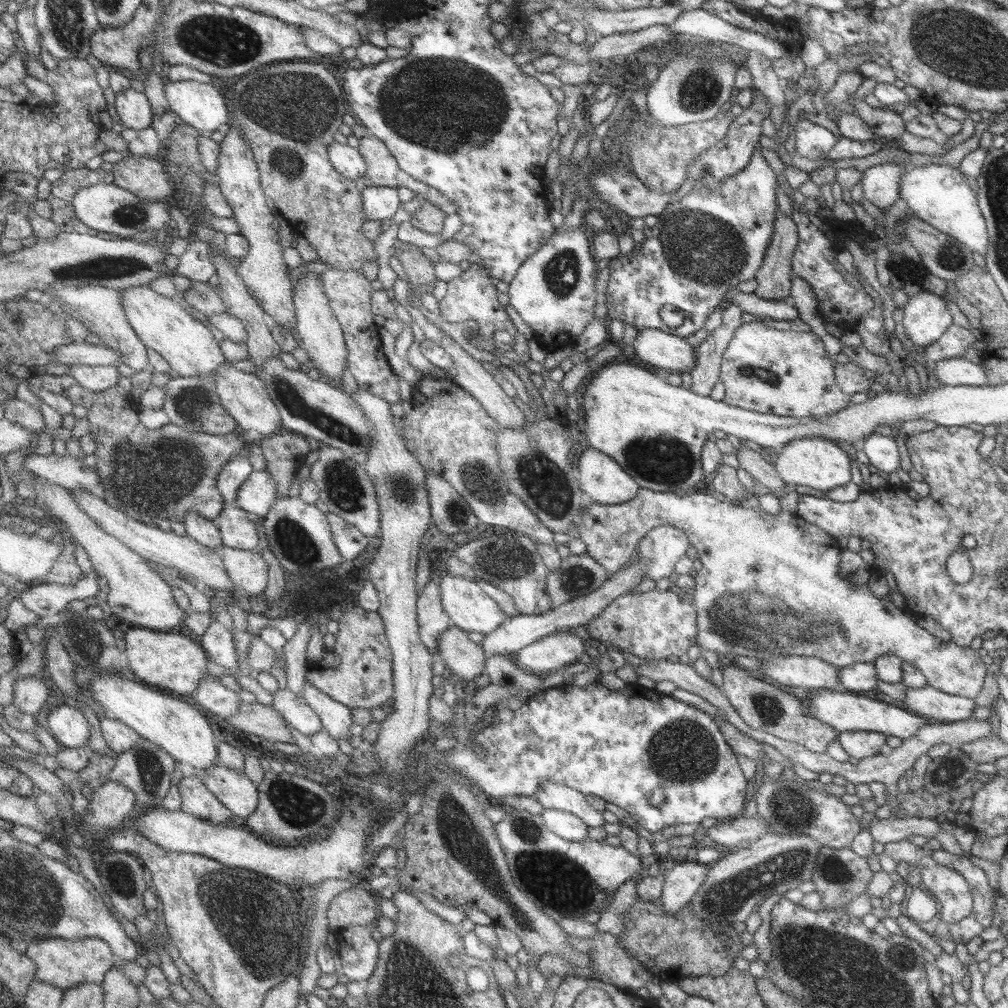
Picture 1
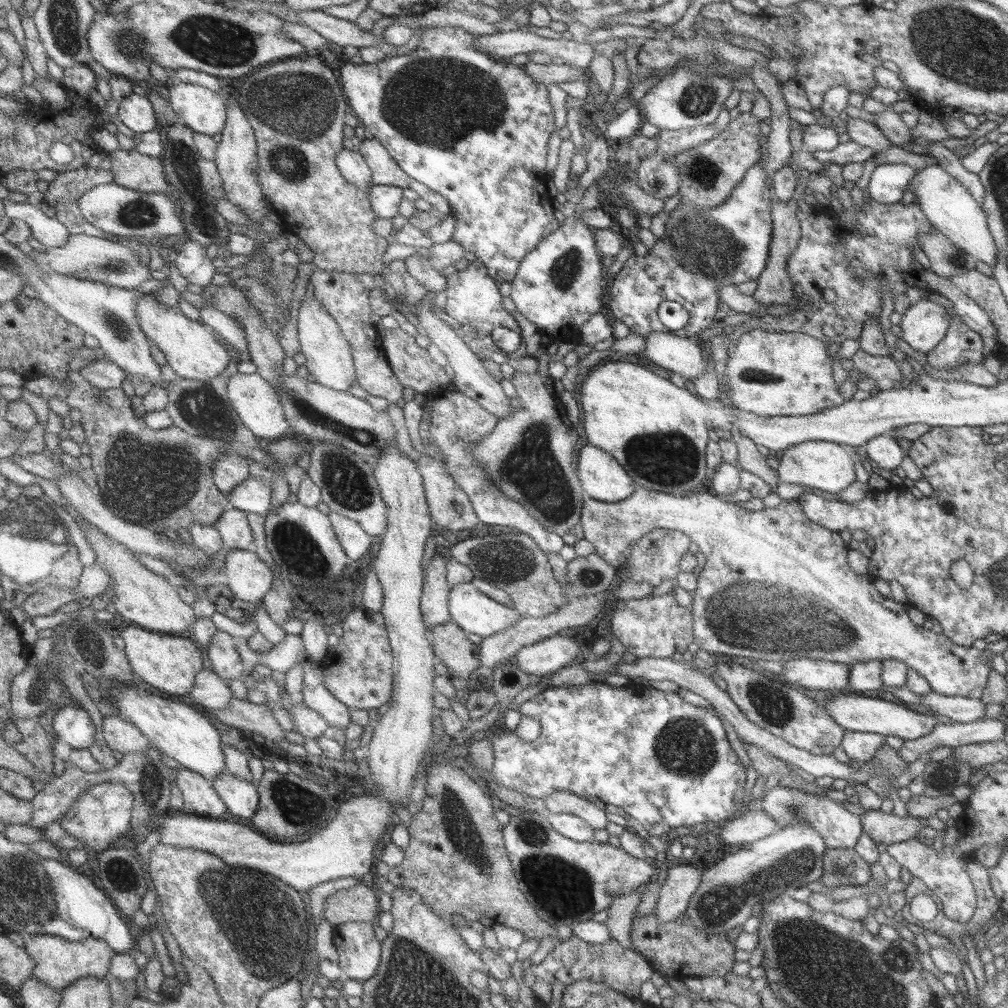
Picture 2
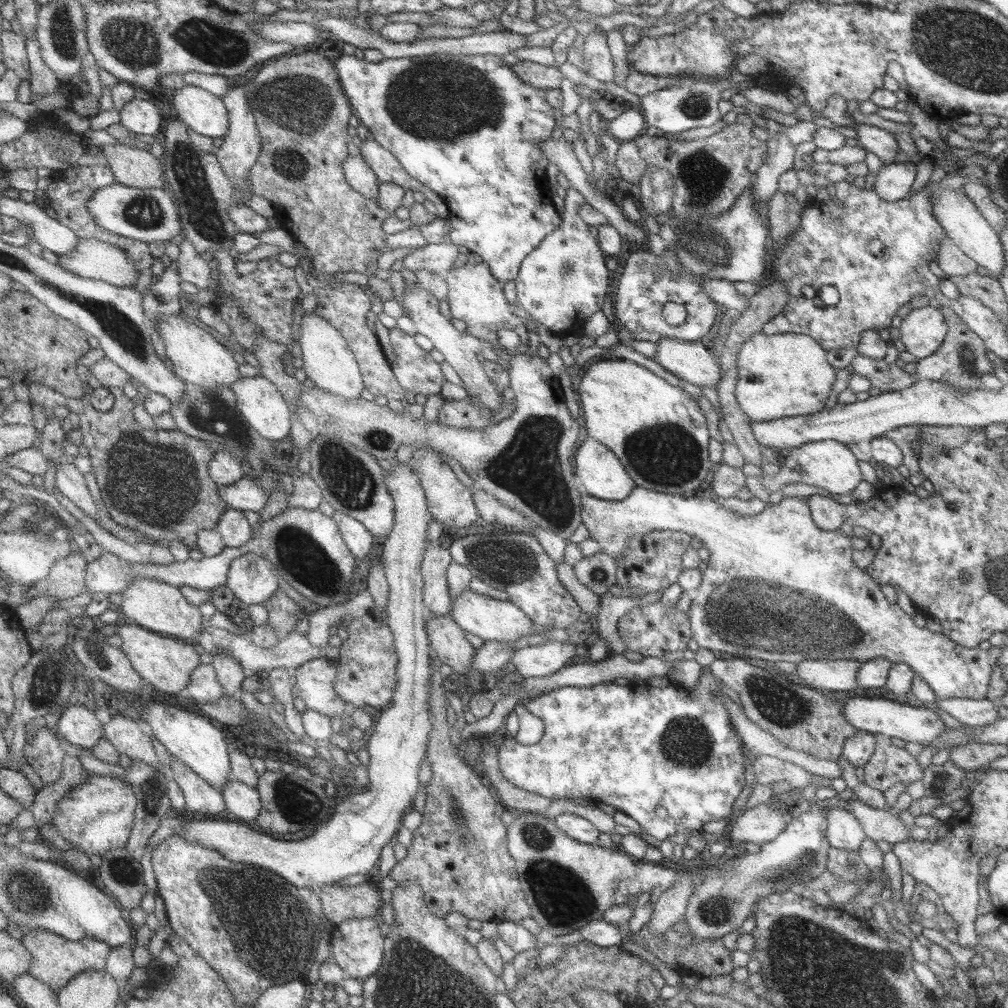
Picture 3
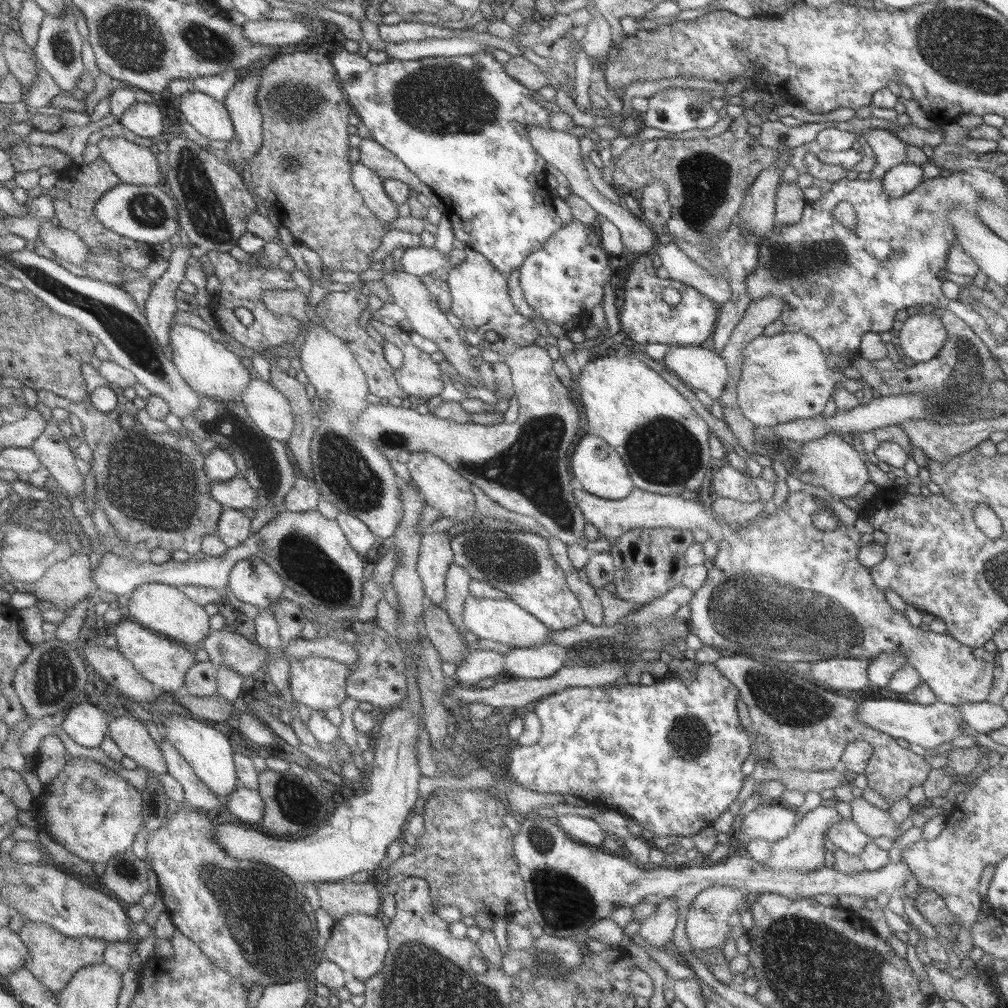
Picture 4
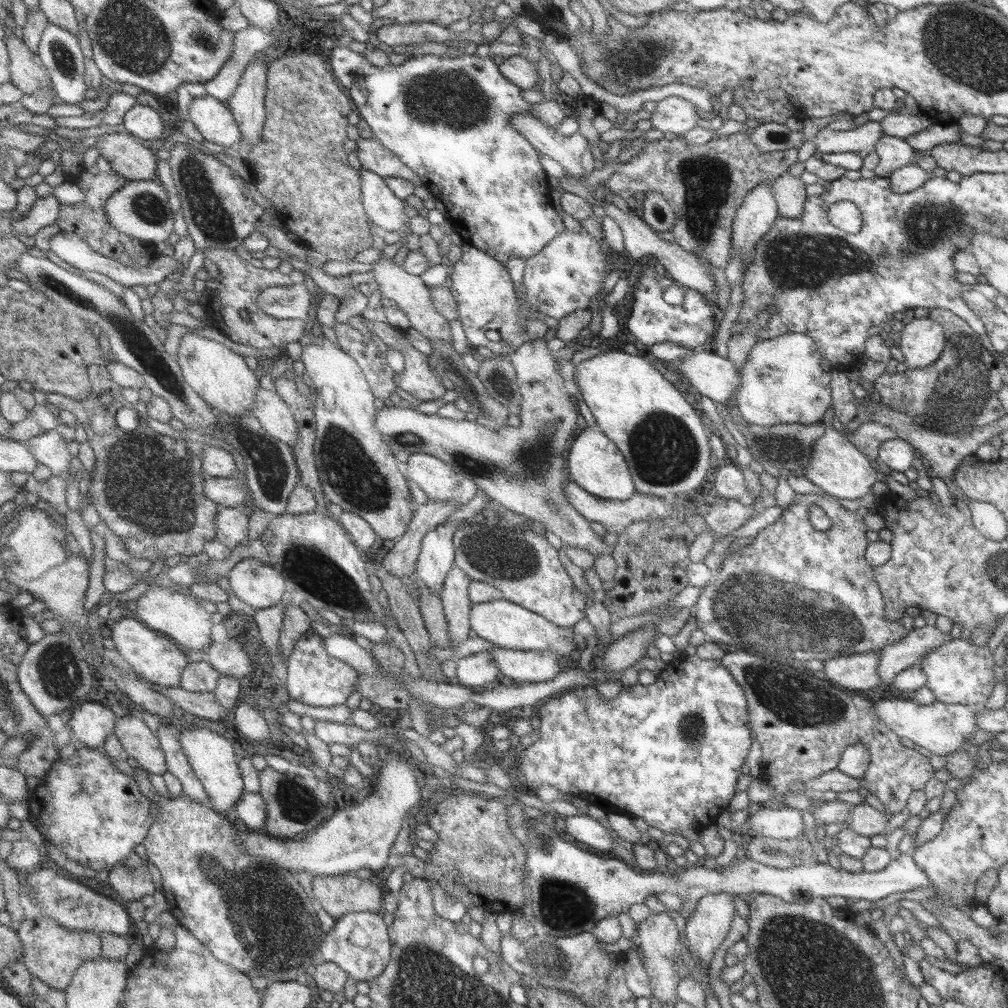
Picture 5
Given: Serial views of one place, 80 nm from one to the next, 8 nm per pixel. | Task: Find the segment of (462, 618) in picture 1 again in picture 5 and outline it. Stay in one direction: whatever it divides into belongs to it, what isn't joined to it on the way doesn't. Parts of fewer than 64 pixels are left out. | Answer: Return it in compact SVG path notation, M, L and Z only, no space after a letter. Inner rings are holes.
M501 599L478 602L472 605L471 628L481 639L493 643L495 647L509 650L554 652L559 658L567 658L578 647L579 638L573 636L571 627L561 628L533 611L525 610L515 602Z

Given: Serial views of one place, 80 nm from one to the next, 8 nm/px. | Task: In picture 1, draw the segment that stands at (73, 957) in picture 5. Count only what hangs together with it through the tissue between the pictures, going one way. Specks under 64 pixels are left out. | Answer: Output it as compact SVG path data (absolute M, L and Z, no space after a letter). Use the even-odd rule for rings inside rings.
M48 938L33 941L28 945L26 954L36 963L36 981L51 984L64 991L85 984L102 984L118 960L109 943L100 938Z

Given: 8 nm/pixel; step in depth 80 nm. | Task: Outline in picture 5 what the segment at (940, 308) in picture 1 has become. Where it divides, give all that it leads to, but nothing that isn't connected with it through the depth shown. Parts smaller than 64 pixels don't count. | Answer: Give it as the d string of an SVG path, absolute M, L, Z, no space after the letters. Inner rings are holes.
M929 317L907 320L900 336L897 347L907 371L929 367L945 347L942 326Z

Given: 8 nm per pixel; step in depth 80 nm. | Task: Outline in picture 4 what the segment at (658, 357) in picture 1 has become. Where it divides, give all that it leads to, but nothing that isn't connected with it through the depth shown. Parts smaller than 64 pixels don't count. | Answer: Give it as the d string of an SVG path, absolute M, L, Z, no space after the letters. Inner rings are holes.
M673 345L660 361L688 388L701 390L718 400L725 383L727 368L717 353L701 346Z

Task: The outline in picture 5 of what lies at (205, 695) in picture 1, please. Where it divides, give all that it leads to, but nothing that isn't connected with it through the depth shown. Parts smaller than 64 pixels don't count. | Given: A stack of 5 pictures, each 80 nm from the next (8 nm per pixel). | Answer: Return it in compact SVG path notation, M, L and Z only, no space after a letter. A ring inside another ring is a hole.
M207 660L189 663L181 673L180 686L191 692L214 692L220 672Z

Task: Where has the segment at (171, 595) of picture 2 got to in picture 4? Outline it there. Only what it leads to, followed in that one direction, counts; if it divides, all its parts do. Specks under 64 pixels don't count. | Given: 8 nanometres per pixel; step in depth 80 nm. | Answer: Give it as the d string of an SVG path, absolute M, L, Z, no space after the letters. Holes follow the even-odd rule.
M165 583L142 584L132 593L128 608L133 620L183 646L201 646L212 630L209 626L211 615L208 610L201 603L190 599L181 588Z

